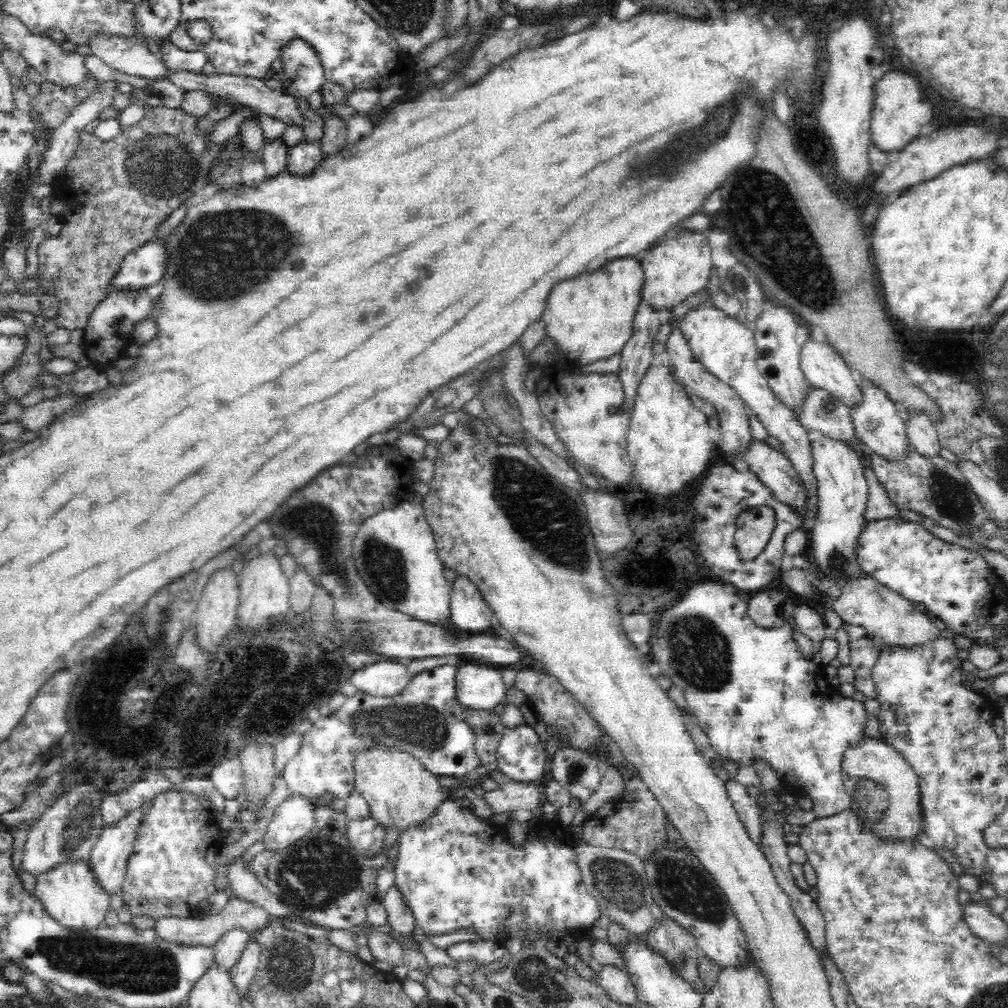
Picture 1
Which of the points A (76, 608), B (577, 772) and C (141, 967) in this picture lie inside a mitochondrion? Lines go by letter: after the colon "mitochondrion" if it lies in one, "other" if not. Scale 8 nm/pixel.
A: other
B: mitochondrion
C: mitochondrion

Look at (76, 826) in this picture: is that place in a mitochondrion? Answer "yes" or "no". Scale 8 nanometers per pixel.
yes

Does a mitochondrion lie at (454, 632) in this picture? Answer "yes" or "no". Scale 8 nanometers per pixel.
no

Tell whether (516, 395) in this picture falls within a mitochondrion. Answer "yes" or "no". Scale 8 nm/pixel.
no

